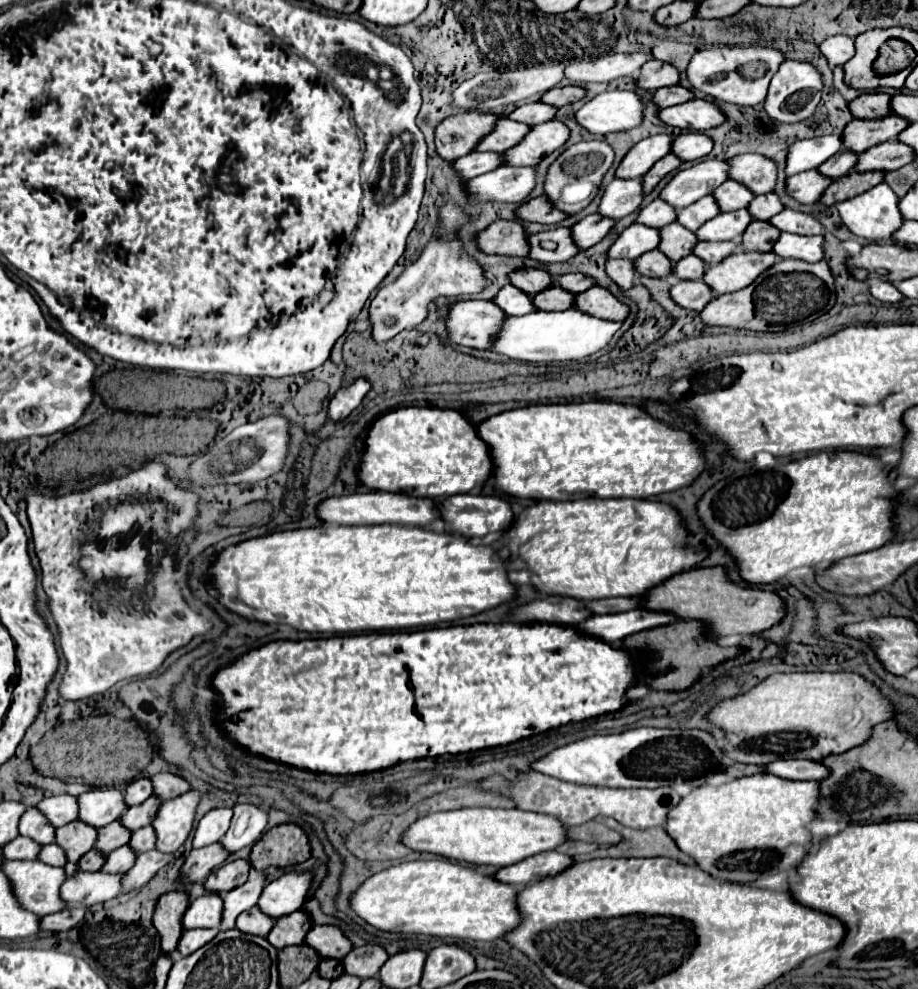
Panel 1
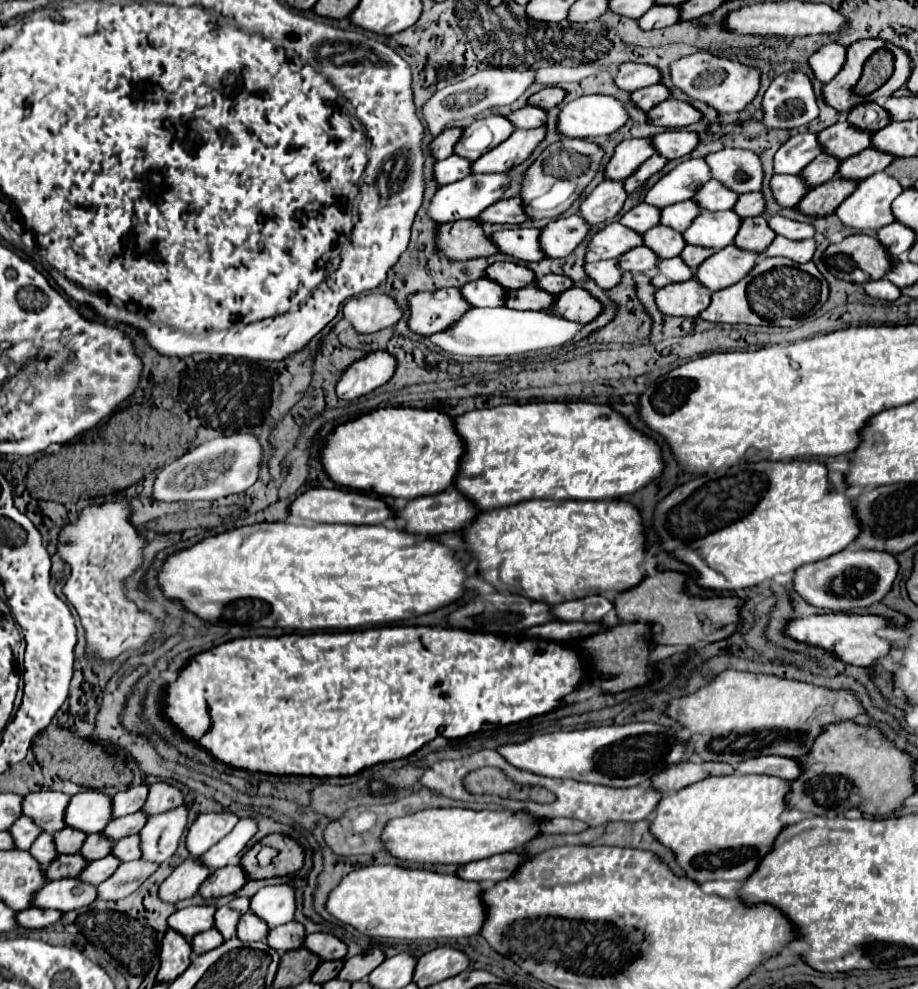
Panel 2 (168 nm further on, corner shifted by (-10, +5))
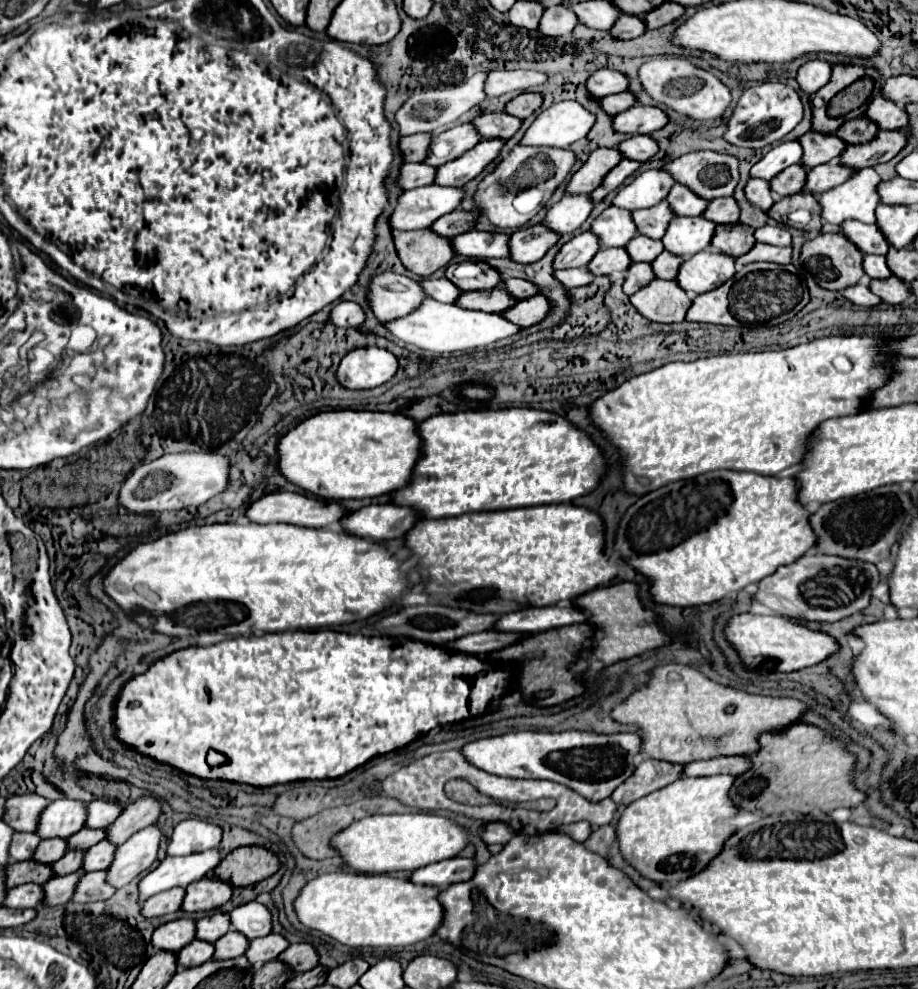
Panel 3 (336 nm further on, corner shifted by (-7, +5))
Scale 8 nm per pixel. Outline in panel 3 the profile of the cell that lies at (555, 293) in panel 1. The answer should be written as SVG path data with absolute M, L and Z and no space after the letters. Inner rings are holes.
M496 286L490 290L482 290L482 292L464 292L456 304L468 310L502 314L504 310L510 310L516 302L518 302L516 298L510 298L510 294L504 294L502 286Z

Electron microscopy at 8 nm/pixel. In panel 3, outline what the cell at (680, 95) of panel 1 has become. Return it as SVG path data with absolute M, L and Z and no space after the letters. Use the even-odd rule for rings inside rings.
M620 92L620 94L612 94L612 96L606 96L606 98L600 98L602 102L602 108L614 116L614 114L620 114L628 108L632 108L632 104L636 104L636 96L632 92Z

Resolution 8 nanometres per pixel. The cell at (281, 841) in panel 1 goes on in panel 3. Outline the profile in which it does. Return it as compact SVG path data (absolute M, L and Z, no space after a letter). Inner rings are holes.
M244 846L230 852L214 870L214 874L232 886L250 886L270 878L280 868L280 860L264 846Z

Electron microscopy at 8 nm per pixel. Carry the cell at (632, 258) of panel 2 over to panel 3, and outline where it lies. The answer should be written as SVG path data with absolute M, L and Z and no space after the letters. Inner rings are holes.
M604 248L588 264L588 270L596 276L598 274L612 274L612 272L626 272L630 264L632 264L632 258L628 258L628 250L624 250L624 248Z

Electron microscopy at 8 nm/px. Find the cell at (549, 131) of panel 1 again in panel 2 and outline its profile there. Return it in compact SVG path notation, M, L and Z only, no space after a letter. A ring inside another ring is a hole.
M545 128L513 130L505 142L501 142L481 158L471 162L471 174L507 172L511 166L527 160L535 150L535 146L543 140L543 136L545 136Z

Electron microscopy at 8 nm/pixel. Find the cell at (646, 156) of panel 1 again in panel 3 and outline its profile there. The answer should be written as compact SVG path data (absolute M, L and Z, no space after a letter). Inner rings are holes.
M598 148L590 154L586 164L572 176L566 192L570 194L590 194L592 190L602 186L604 176L618 166L618 162L624 156L620 156L618 148Z

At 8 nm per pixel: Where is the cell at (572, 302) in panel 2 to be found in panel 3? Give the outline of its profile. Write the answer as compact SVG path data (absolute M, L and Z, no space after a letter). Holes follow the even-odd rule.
M534 296L534 298L526 298L526 300L520 300L514 308L506 310L504 316L510 320L510 322L516 322L518 326L532 326L532 324L538 324L542 322L552 310L552 304L548 302L548 298L544 296Z

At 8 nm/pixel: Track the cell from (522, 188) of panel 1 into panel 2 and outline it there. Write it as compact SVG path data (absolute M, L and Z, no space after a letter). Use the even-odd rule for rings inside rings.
M471 174L459 182L445 184L441 188L437 188L435 196L431 198L427 216L437 224L455 222L455 220L463 220L463 218L477 218L483 212L483 208L491 206L493 202L497 202L501 198L505 184L507 184L505 174Z

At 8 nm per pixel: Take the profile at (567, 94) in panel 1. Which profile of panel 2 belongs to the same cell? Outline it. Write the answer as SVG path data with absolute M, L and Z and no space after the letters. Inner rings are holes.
M551 86L551 88L543 88L539 90L537 94L533 94L527 104L529 106L537 106L537 108L543 108L543 110L549 110L553 106L557 106L561 100L565 98L565 92L557 86Z

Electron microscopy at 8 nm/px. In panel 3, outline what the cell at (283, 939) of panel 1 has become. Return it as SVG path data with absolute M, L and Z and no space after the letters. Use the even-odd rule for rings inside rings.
M268 934L264 938L252 940L246 956L250 958L252 966L256 966L256 962L264 964L264 962L270 962L270 960L278 958L288 948L288 944L290 942L282 934Z

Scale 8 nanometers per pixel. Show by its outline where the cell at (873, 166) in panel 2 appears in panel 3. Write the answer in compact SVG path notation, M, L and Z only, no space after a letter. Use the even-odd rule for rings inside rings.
M830 160L826 164L820 164L812 170L808 170L808 178L806 178L806 190L812 194L822 194L842 182L846 182L856 170L848 170L848 166L840 166L838 160Z

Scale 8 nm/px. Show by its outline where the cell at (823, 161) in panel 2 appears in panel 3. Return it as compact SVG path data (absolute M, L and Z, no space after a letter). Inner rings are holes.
M802 164L796 166L788 166L788 170L784 170L780 176L772 178L772 192L776 192L778 196L792 196L804 190L804 178L806 178L808 170Z

